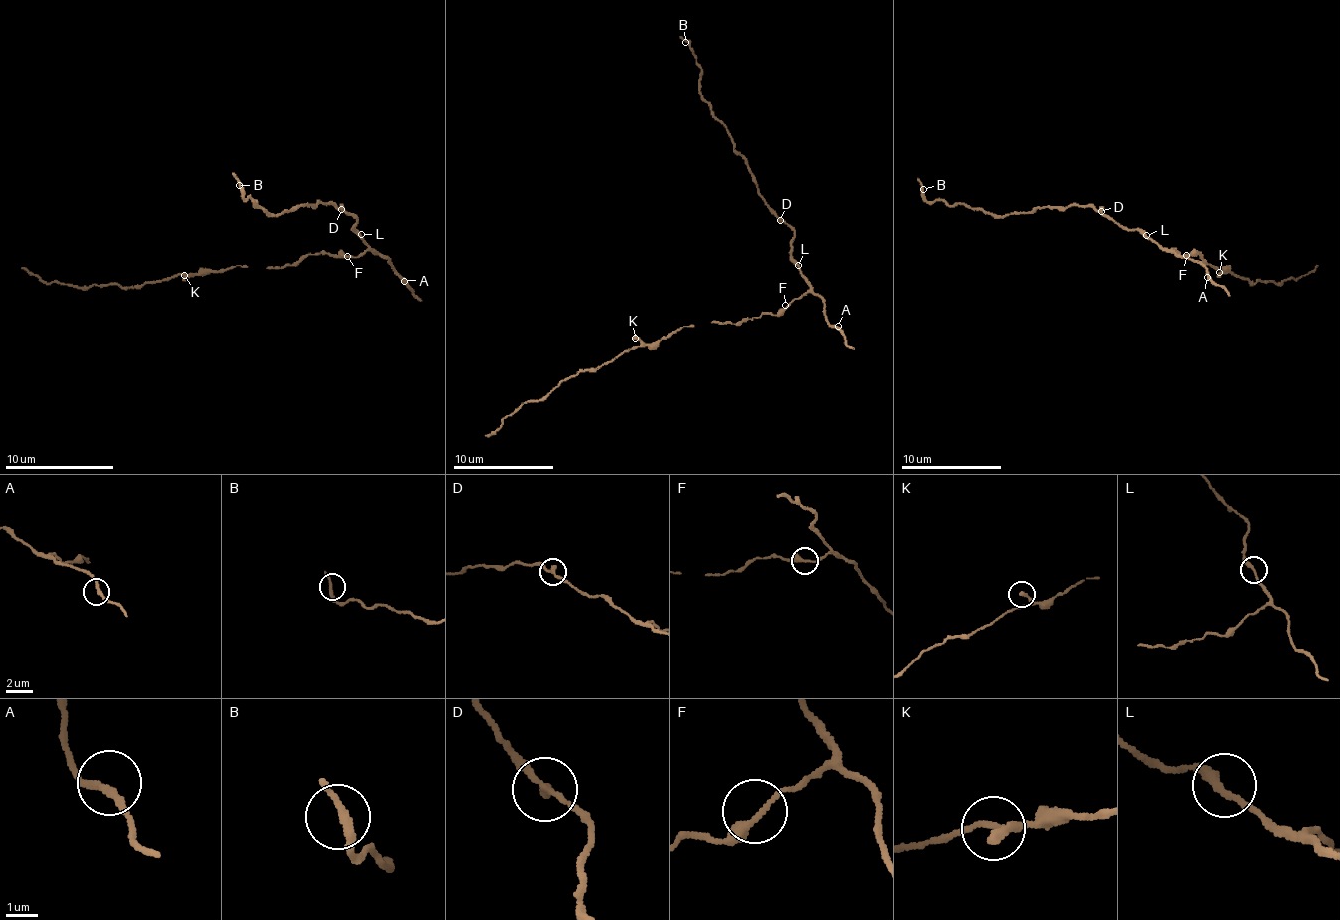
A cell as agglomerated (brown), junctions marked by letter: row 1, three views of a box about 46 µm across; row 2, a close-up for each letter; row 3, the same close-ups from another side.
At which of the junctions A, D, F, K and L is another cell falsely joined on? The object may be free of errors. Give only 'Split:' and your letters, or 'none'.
Split: none

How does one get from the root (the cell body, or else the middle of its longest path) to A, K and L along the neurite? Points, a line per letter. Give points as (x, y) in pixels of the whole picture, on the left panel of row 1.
A: (350, 256), (377, 251), (388, 259), (391, 267), (404, 281)
K: (350, 256), (307, 254), (282, 267), (236, 264), (228, 270), (206, 270), (184, 275)
L: (350, 256), (375, 251), (361, 234)

